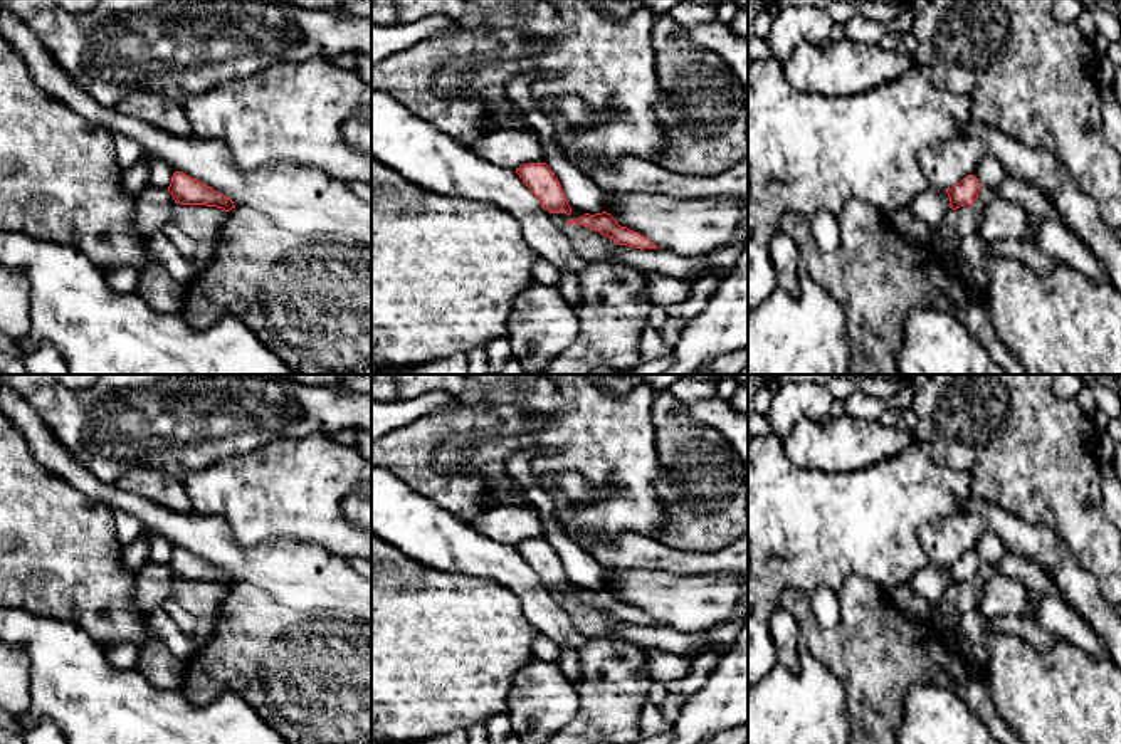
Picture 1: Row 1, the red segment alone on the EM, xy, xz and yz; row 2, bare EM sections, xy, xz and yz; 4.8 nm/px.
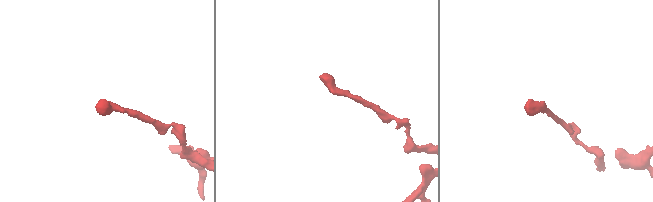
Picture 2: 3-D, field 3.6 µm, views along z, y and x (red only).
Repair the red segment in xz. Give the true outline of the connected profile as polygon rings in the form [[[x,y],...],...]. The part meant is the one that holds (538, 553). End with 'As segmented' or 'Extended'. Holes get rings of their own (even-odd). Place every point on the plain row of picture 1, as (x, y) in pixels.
[[[528,539],[516,544],[523,559],[534,569],[550,589],[571,589],[563,564],[546,539]]]. As segmented

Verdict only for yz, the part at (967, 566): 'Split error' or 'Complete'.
Complete

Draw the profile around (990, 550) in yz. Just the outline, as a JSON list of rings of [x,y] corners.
[[[987,529],[980,542],[976,544],[975,553],[978,554],[982,563],[997,566],[1008,551],[1003,546],[1002,539],[995,532]]]

